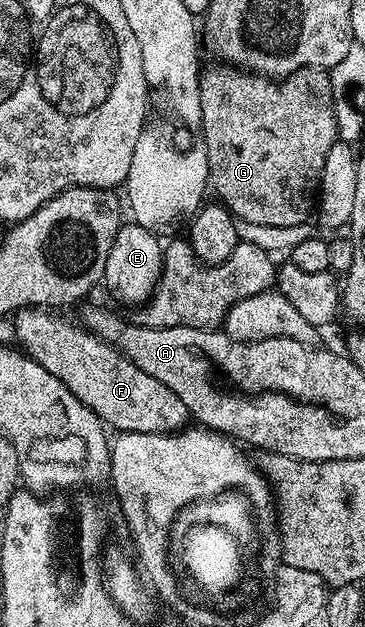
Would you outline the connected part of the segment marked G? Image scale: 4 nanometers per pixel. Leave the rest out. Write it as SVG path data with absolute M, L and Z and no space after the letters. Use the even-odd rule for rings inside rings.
M218 66L222 68L210 68L201 73L198 85L200 86L200 110L202 111L202 122L200 125L200 131L202 131L202 140L201 143L206 149L206 157L208 158L208 166L210 167L210 179L209 183L212 185L213 191L214 188L218 191L217 199L221 203L225 204L227 208L230 209L231 213L237 218L244 219L246 222L254 222L257 225L263 226L299 226L299 224L309 221L311 219L310 211L312 213L316 208L316 197L319 195L320 185L322 183L322 171L325 166L325 159L328 158L328 152L332 148L333 144L339 141L338 138L338 114L334 110L334 95L332 94L332 86L330 85L330 74L329 71L320 69L320 68L301 68L296 70L290 76L283 76L281 79L277 80L268 76L259 76L249 70L239 70L234 66Z

